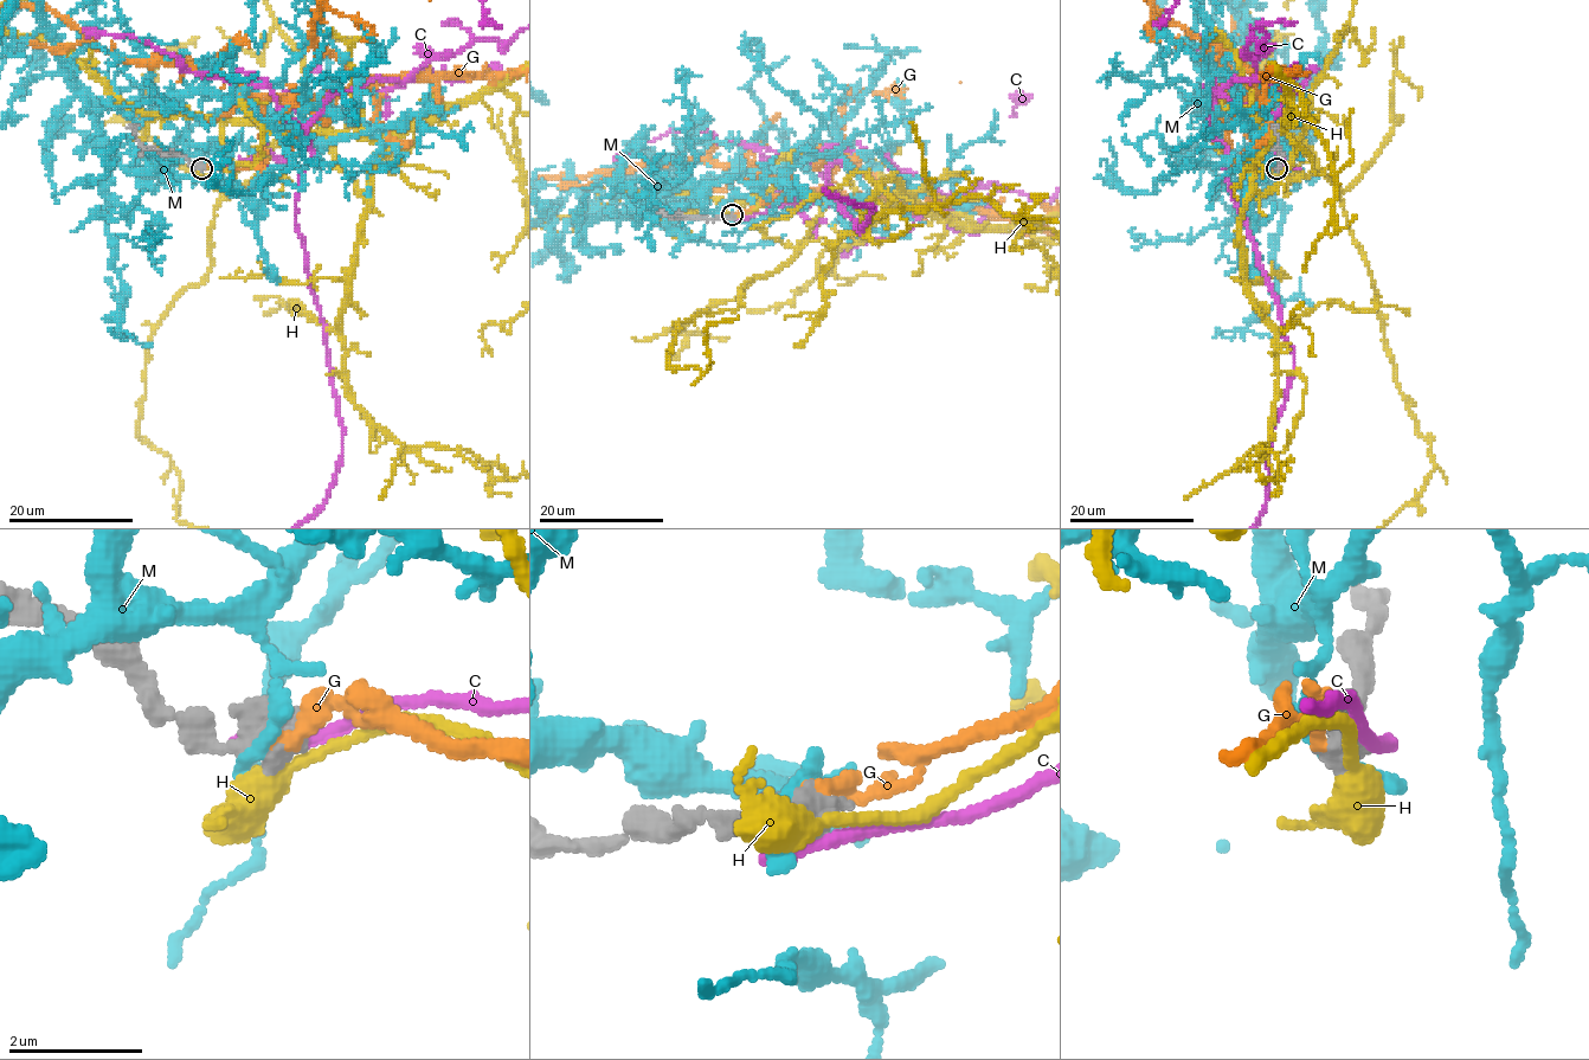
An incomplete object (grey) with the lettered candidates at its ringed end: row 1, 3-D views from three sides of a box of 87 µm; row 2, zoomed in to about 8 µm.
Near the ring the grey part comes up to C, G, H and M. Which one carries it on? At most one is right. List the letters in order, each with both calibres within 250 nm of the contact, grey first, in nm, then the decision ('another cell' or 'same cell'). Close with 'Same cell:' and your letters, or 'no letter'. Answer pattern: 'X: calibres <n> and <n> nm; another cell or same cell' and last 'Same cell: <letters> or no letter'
C: calibres 650 and 280 nm; another cell
G: calibres 650 and 220 nm; same cell
H: calibres 650 and 320 nm; another cell
M: calibres 650 and 200 nm; another cell
Same cell: G

